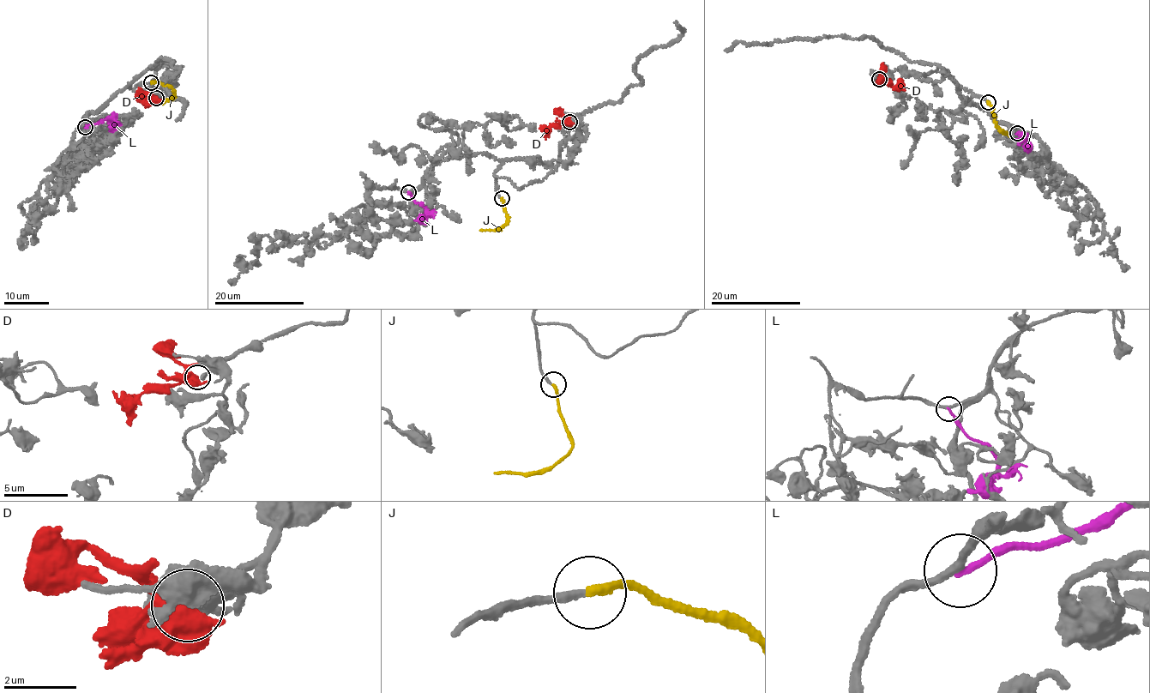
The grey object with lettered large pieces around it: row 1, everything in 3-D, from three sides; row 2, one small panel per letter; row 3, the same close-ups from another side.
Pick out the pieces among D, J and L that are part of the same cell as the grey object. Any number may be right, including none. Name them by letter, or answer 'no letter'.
J

